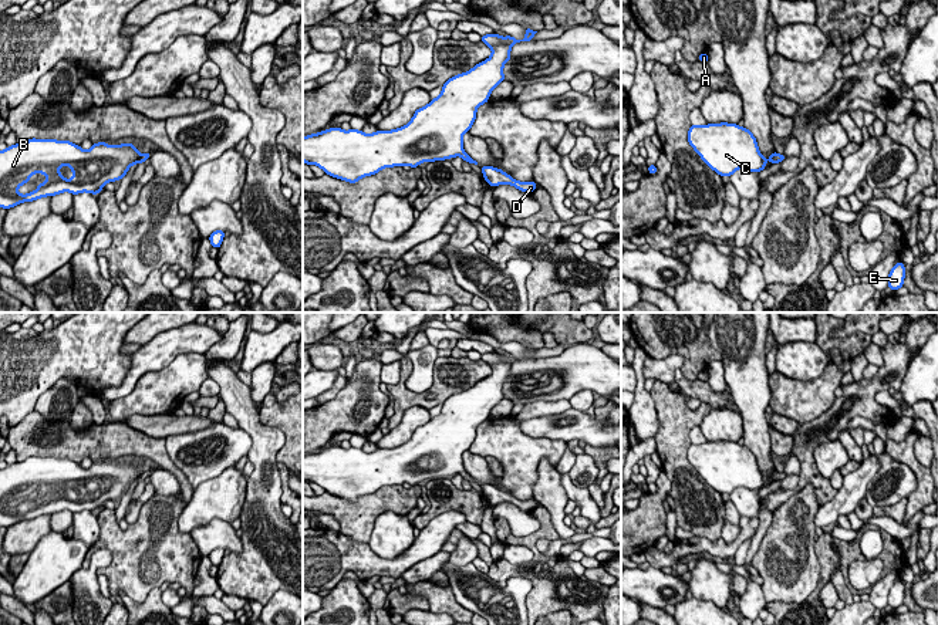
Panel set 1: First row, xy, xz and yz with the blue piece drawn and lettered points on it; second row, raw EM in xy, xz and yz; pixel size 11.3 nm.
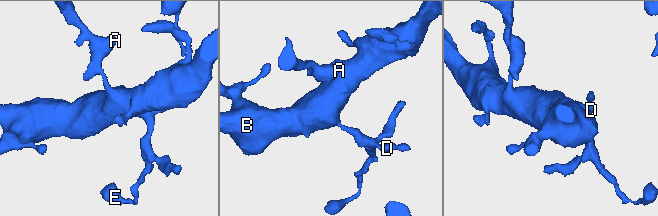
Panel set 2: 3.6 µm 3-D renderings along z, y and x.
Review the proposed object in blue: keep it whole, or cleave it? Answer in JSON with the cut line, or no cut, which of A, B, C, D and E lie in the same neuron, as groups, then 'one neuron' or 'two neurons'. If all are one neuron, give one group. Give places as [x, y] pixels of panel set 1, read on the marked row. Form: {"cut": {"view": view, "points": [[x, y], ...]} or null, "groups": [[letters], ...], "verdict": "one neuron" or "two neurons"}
{"cut": null, "groups": [["A", "B", "C", "D", "E"]], "verdict": "one neuron"}

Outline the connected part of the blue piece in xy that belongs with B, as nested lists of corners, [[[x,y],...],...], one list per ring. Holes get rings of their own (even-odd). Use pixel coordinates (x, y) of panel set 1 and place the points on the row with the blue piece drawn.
[[[33,138],[0,151],[0,207],[10,209],[63,192],[97,195],[107,182],[122,179],[134,163],[139,165],[149,158],[151,152],[142,156],[134,143],[99,142],[84,151],[68,141]],[[63,165],[71,168],[71,179],[64,179],[60,173]],[[33,173],[45,175],[45,182],[34,192],[20,195],[17,189]]]

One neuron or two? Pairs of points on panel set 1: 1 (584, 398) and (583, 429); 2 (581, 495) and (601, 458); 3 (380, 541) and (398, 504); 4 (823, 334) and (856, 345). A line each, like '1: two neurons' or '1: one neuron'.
1: two neurons
2: two neurons
3: two neurons
4: one neuron

